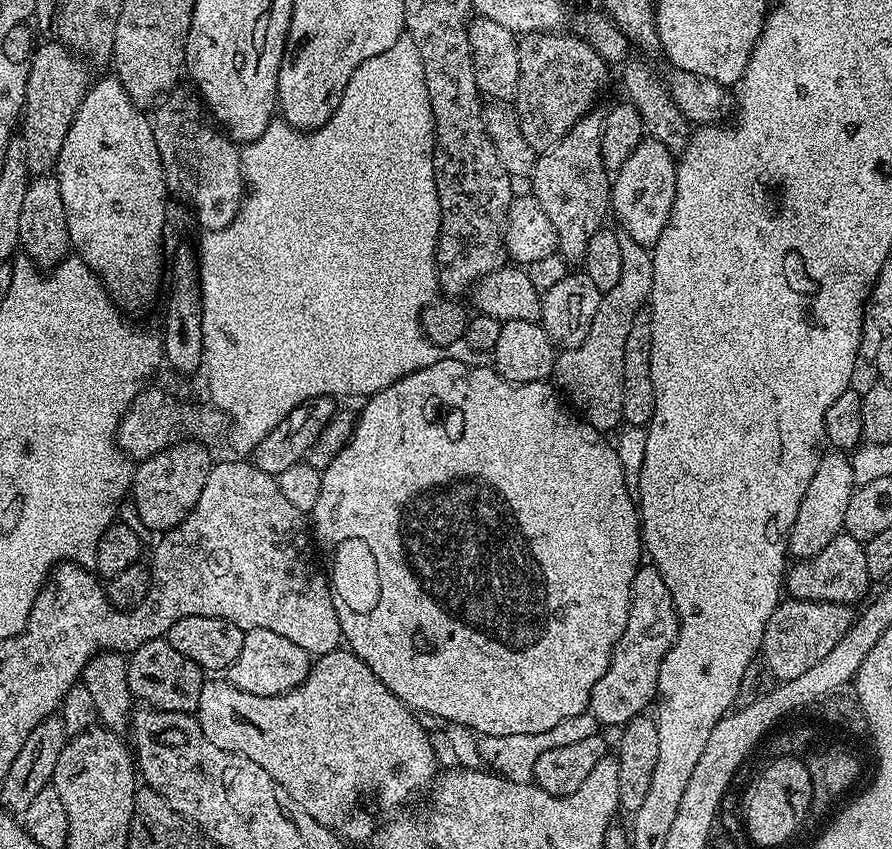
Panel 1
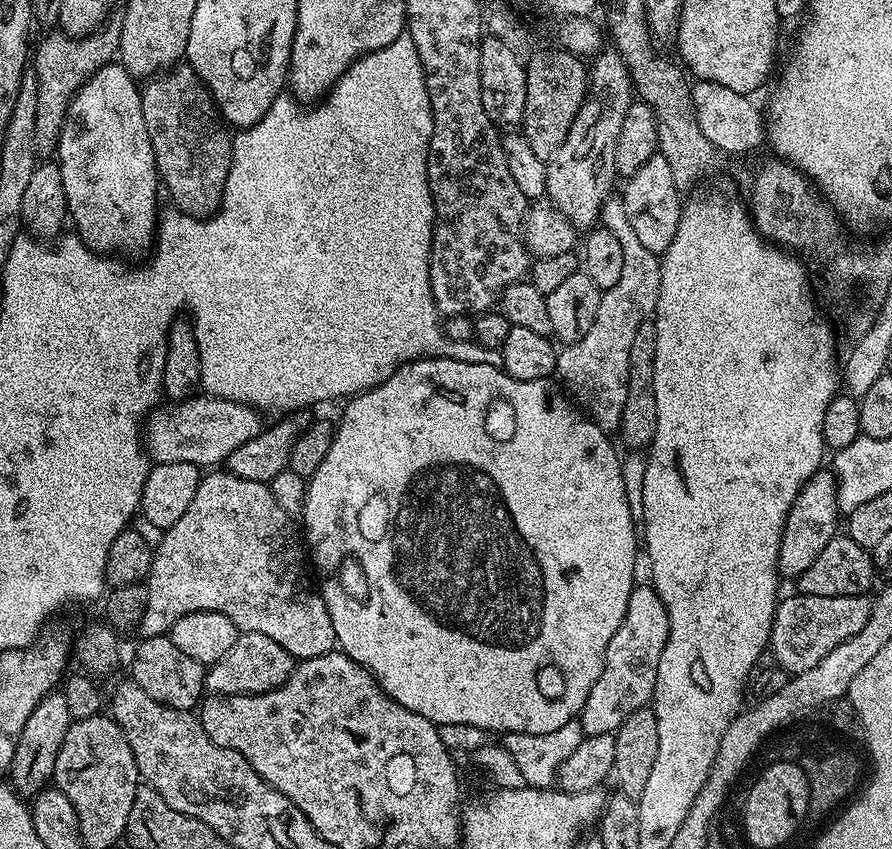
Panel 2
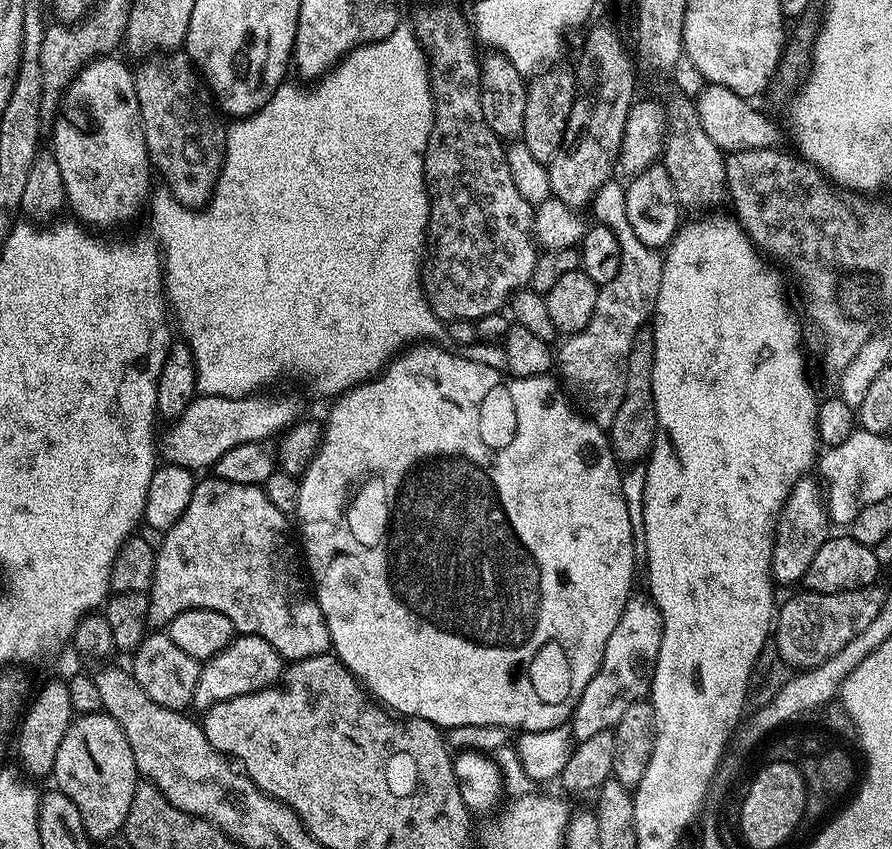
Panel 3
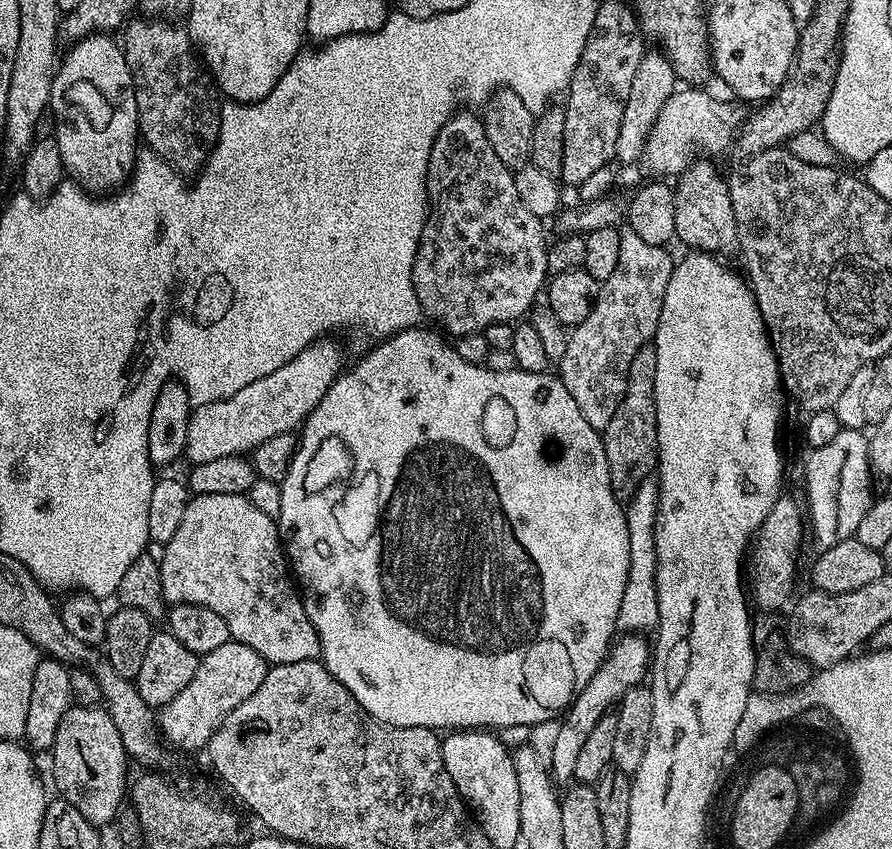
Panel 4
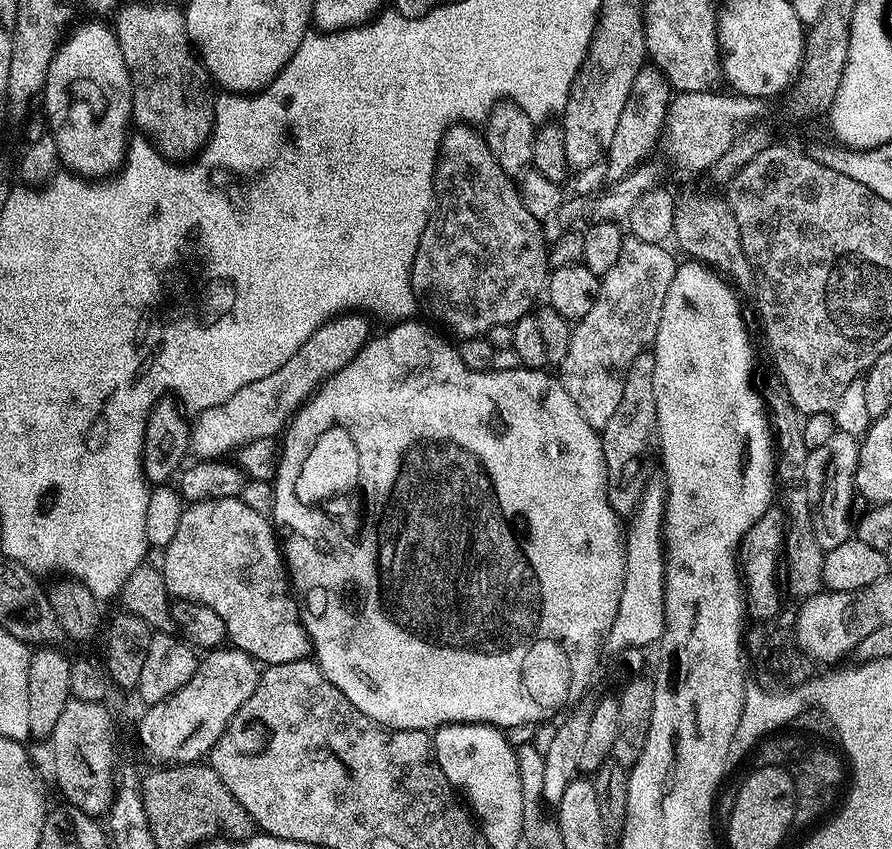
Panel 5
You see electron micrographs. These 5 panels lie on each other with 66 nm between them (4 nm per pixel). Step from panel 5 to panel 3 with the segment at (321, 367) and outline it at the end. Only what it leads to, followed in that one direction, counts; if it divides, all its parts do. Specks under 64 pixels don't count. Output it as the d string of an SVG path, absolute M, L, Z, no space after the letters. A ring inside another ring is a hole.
M253 394L250 396L206 396L197 395L190 406L182 413L171 427L172 430L172 460L177 468L211 469L226 454L226 450L234 450L234 446L243 444L259 444L268 442L272 435L283 433L301 419L300 404L292 396L264 396L265 394Z

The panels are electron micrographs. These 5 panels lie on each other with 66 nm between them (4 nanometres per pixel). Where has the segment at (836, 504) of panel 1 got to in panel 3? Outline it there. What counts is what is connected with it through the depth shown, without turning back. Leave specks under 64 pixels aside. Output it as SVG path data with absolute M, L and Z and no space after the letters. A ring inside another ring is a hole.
M801 478L796 483L786 498L780 519L776 522L776 535L772 542L772 578L777 585L799 585L806 570L810 570L810 562L814 562L814 554L822 550L822 546L829 538L830 517L826 500L822 495L821 485L813 480Z

